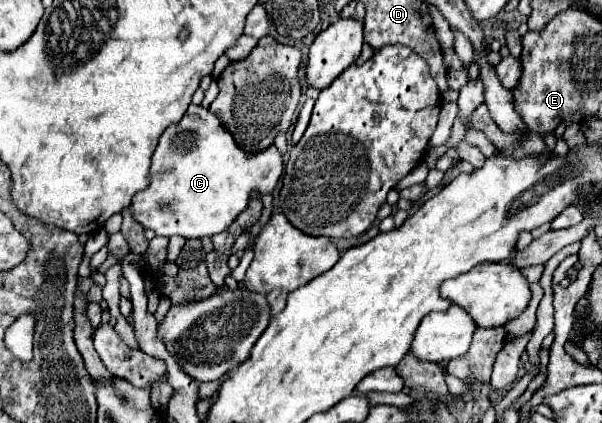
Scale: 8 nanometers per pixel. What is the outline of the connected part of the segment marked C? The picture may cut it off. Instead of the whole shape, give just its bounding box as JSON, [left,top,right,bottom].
[132,105,282,237]

